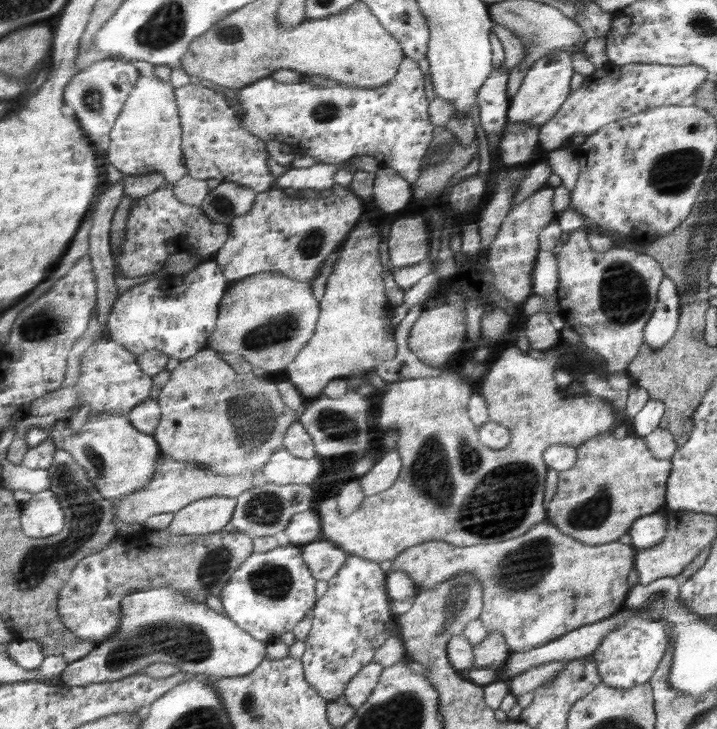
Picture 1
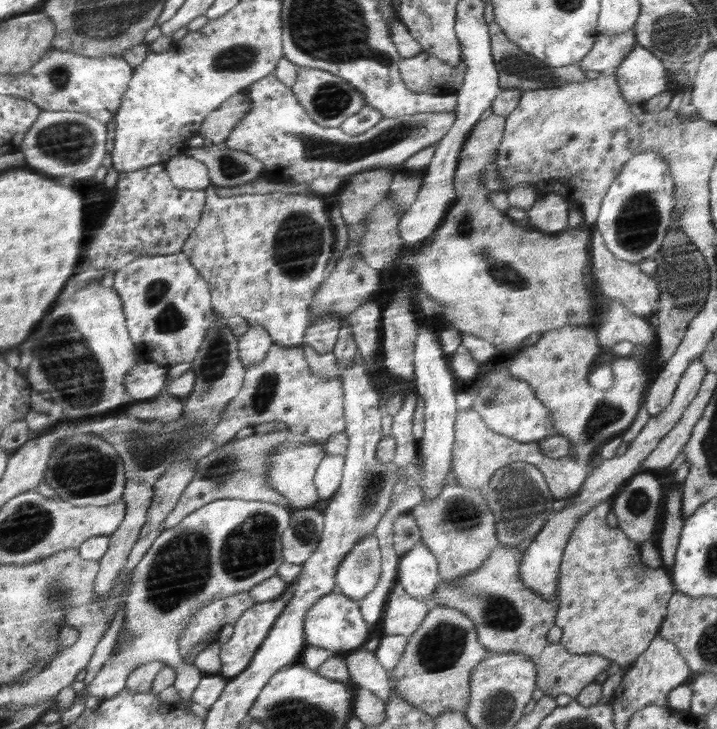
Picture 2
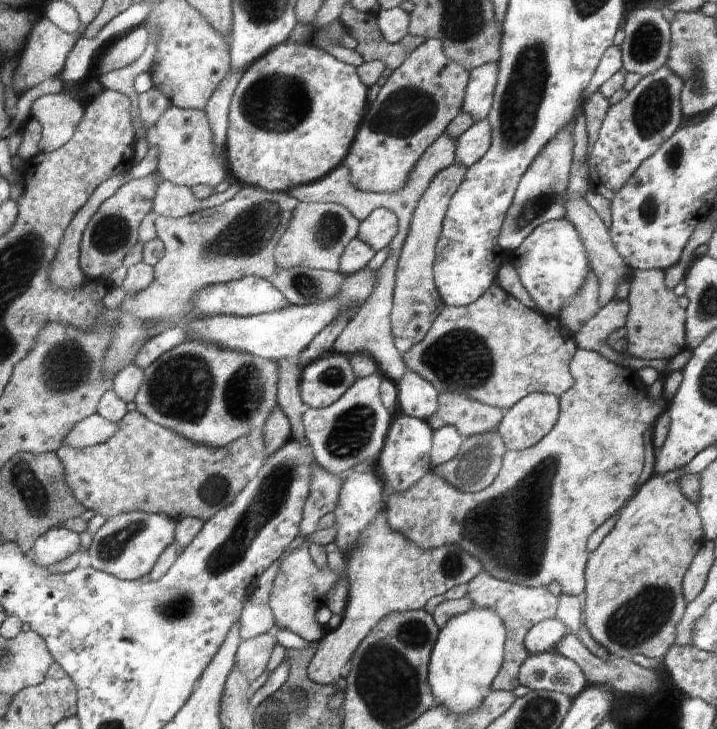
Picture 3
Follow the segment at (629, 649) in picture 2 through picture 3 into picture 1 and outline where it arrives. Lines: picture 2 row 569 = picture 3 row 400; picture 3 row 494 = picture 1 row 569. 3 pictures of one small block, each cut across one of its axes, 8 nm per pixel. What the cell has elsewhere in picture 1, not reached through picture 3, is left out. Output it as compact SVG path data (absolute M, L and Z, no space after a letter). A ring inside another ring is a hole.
M546 520L526 535L506 542L464 547L436 540L422 543L400 553L392 561L391 572L406 572L420 590L441 585L457 574L471 572L484 585L484 609L480 620L487 632L501 632L505 635L512 654L528 652L566 633L572 633L577 628L593 625L608 616L612 617L614 612L620 610L622 598L626 598L626 594L631 590L624 582L628 572L635 567L636 556L636 550L632 545L618 544L618 541L614 541L590 546L566 535L556 523Z

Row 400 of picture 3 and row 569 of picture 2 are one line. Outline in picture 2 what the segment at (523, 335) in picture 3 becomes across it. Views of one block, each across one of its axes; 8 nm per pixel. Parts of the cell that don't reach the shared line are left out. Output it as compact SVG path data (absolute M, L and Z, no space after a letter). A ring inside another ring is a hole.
M498 546L478 570L469 572L455 582L441 582L429 602L432 606L458 610L458 612L462 612L464 616L470 618L476 627L479 643L488 651L515 652L516 654L529 656L534 666L537 667L537 687L546 696L555 699L560 694L568 694L574 700L586 685L595 680L596 676L600 676L602 672L606 672L612 666L612 661L596 653L572 654L560 643L548 644L548 640L546 640L548 624L555 624L556 614L558 614L558 608L561 608L561 604L557 595L546 601L539 592L531 590L522 582L520 568L521 562L524 560L523 554L527 548Z

